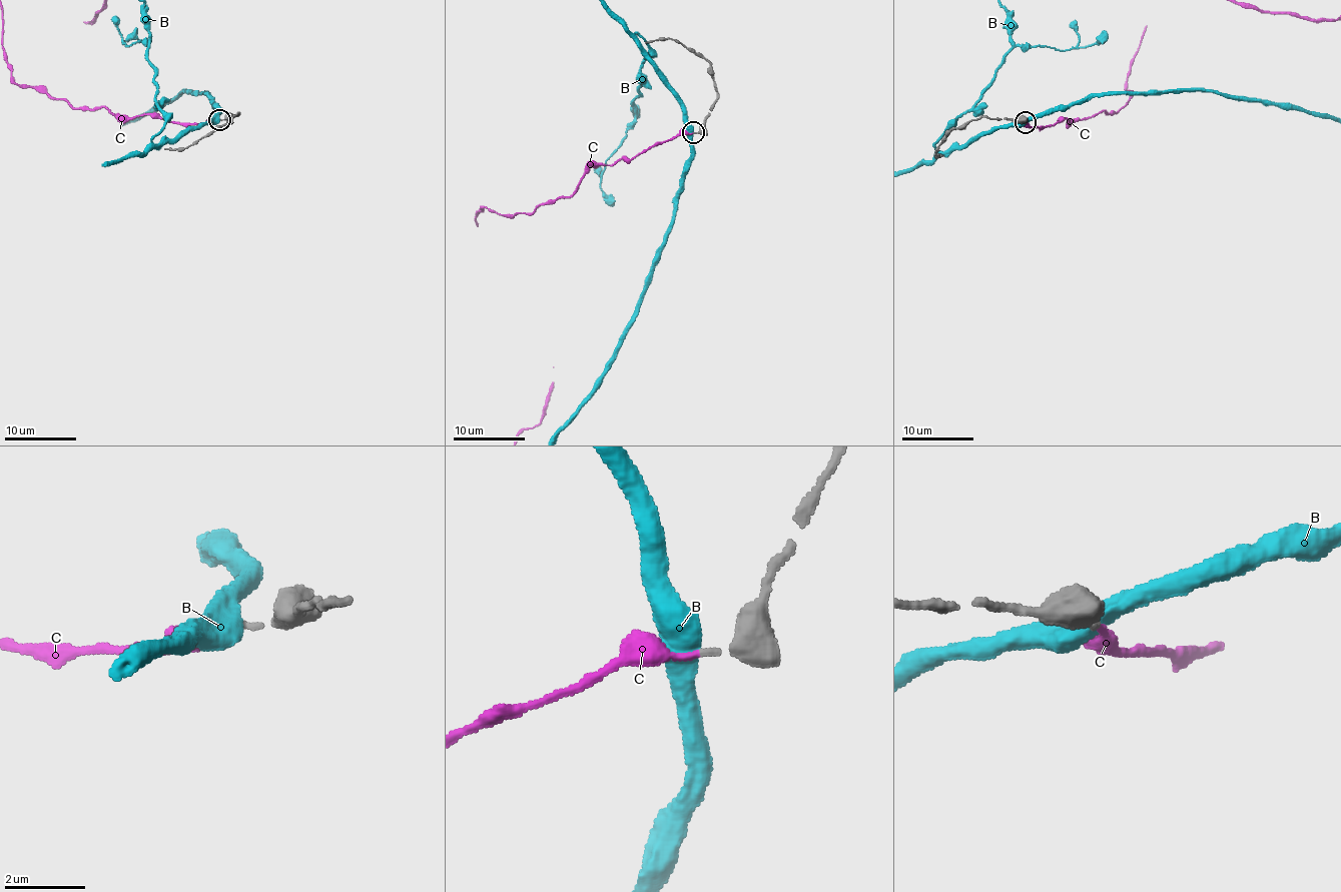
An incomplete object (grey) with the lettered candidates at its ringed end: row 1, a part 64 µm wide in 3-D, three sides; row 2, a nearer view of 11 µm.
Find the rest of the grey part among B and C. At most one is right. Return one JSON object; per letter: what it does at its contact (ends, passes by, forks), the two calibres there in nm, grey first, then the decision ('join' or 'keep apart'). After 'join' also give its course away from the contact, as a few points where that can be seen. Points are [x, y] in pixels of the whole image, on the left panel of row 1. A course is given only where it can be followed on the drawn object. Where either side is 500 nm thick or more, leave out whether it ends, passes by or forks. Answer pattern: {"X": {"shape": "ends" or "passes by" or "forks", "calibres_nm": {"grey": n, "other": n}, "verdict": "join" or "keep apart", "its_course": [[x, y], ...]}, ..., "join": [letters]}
{"B": {"shape": "passes by", "calibres_nm": {"grey": 160, "other": 480}, "verdict": "keep apart"}, "C": {"shape": "ends", "calibres_nm": {"grey": 160, "other": 160}, "verdict": "join"}, "join": ["C"]}

